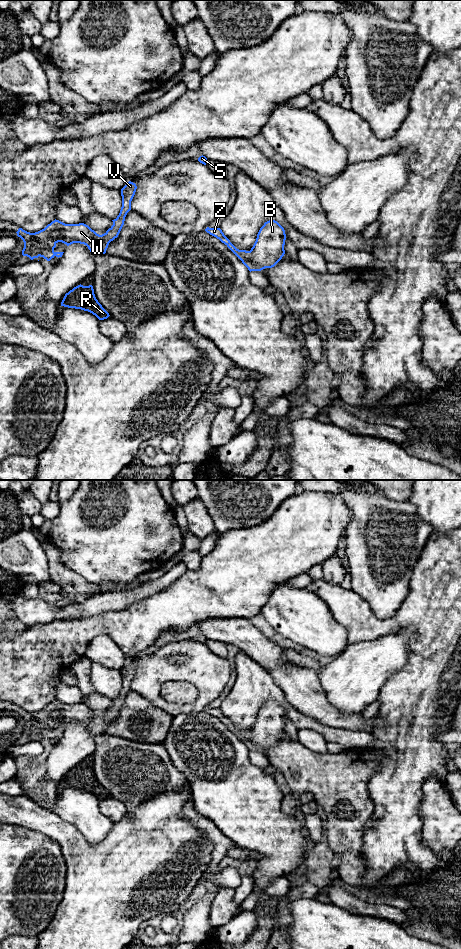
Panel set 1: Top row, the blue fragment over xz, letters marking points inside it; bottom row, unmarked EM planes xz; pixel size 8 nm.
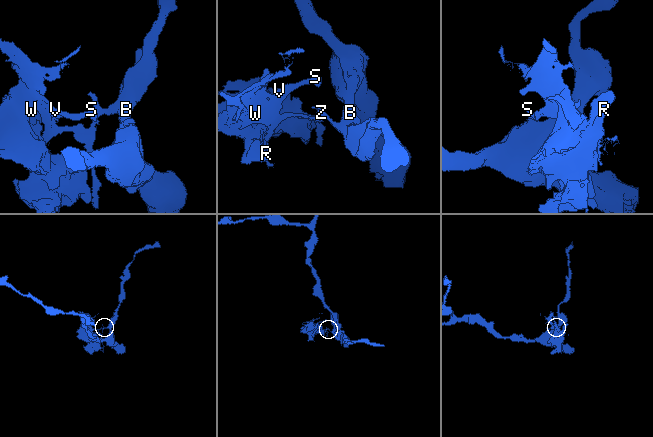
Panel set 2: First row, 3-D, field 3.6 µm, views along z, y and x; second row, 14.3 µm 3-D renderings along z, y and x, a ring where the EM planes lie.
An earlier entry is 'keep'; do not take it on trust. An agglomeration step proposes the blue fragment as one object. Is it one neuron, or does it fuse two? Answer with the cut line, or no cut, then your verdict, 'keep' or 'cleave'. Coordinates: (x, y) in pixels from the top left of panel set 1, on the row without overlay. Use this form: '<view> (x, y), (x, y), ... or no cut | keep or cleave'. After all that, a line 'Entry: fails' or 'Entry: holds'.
xz (249, 731), (251, 741), (260, 750) | cleave
Entry: fails

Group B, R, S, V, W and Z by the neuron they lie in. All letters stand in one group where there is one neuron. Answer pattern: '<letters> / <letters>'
B / R S V W Z

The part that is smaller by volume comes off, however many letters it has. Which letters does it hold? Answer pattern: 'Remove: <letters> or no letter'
Remove: R, S, V, W, Z

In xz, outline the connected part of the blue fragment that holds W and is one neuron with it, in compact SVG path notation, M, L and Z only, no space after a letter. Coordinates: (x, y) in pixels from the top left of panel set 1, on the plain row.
M129 661L121 669L122 687L116 699L112 700L113 705L102 715L97 714L88 705L65 704L59 700L54 700L44 709L30 713L19 708L17 716L24 722L22 735L34 738L43 737L47 741L52 738L62 737L64 732L55 732L54 728L58 722L67 726L73 723L84 724L94 735L105 734L111 721L118 717L125 701L127 693L131 690L131 681L135 675L137 666Z

